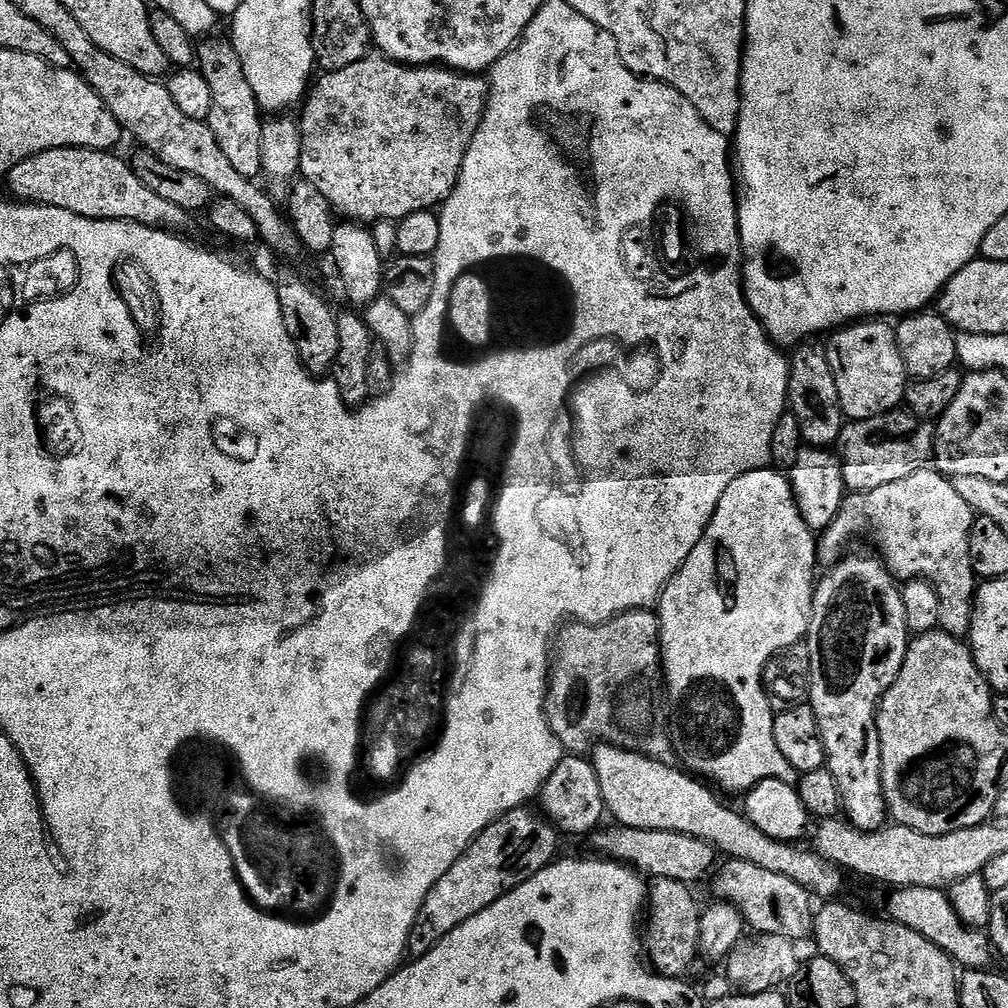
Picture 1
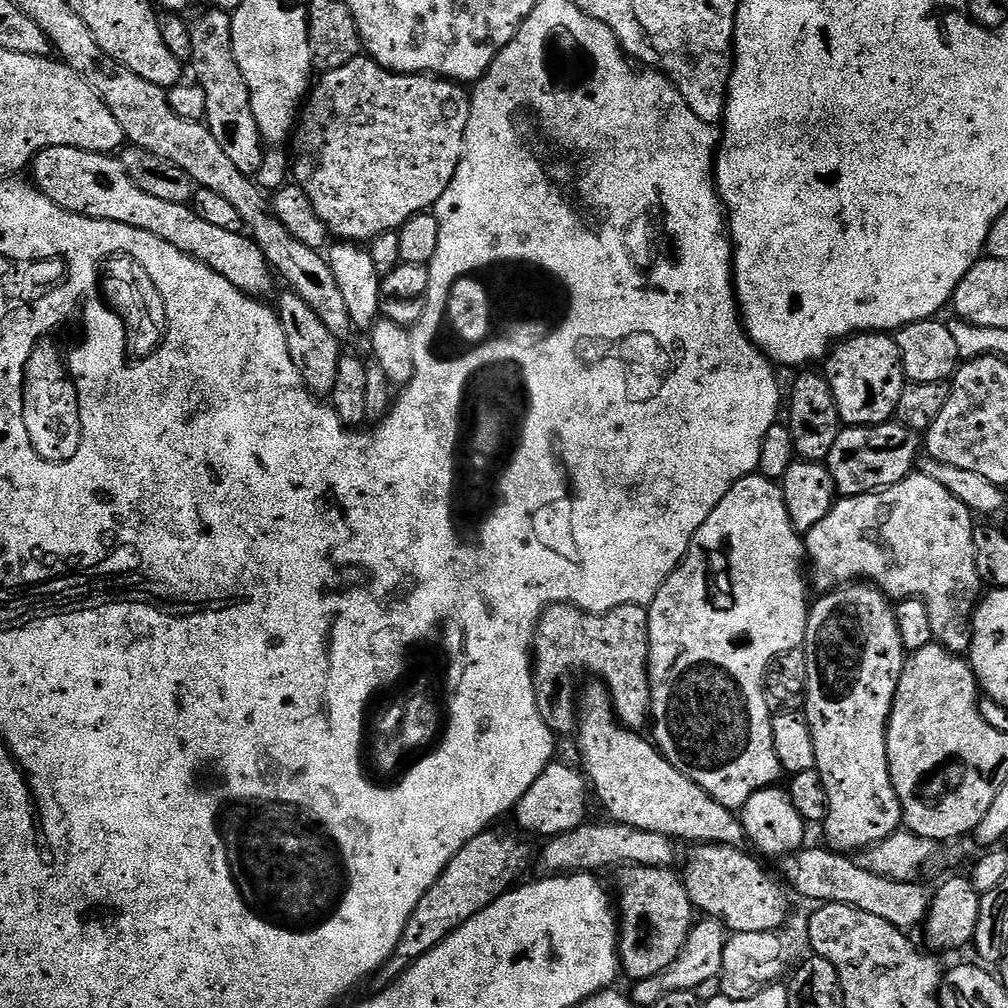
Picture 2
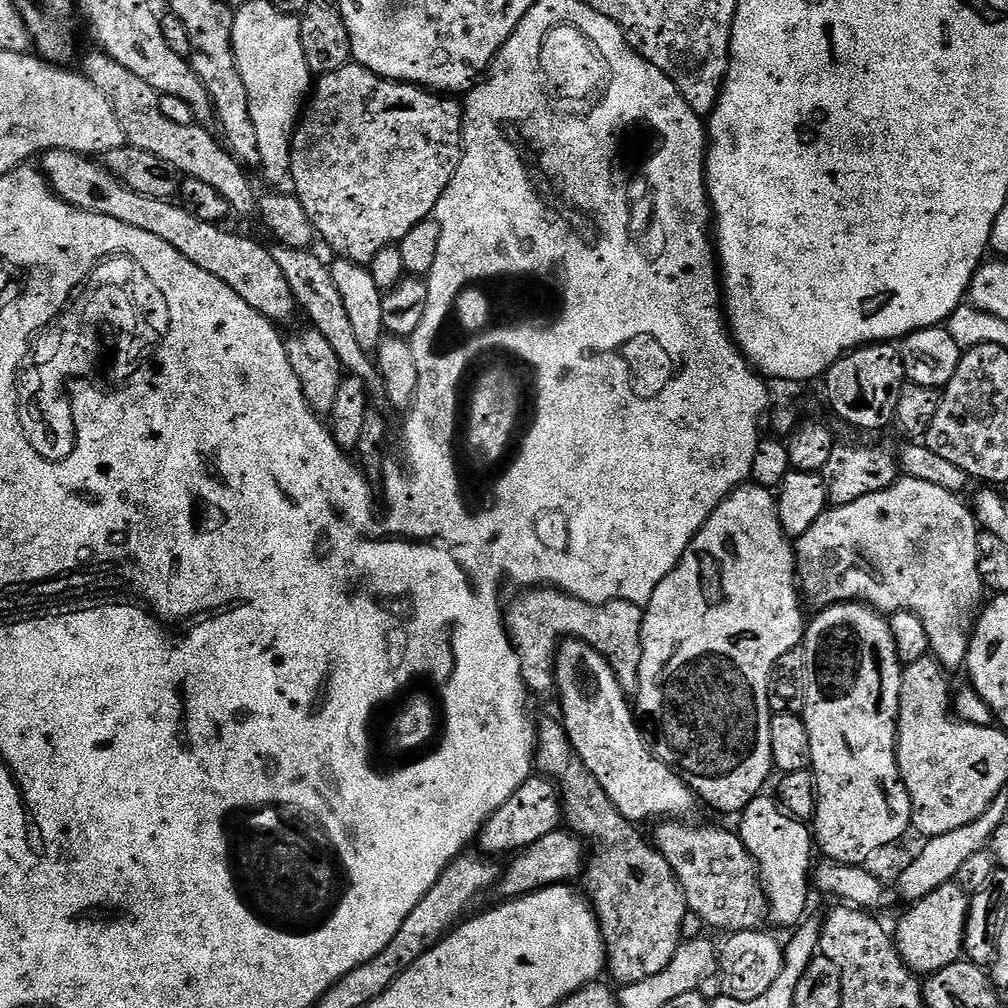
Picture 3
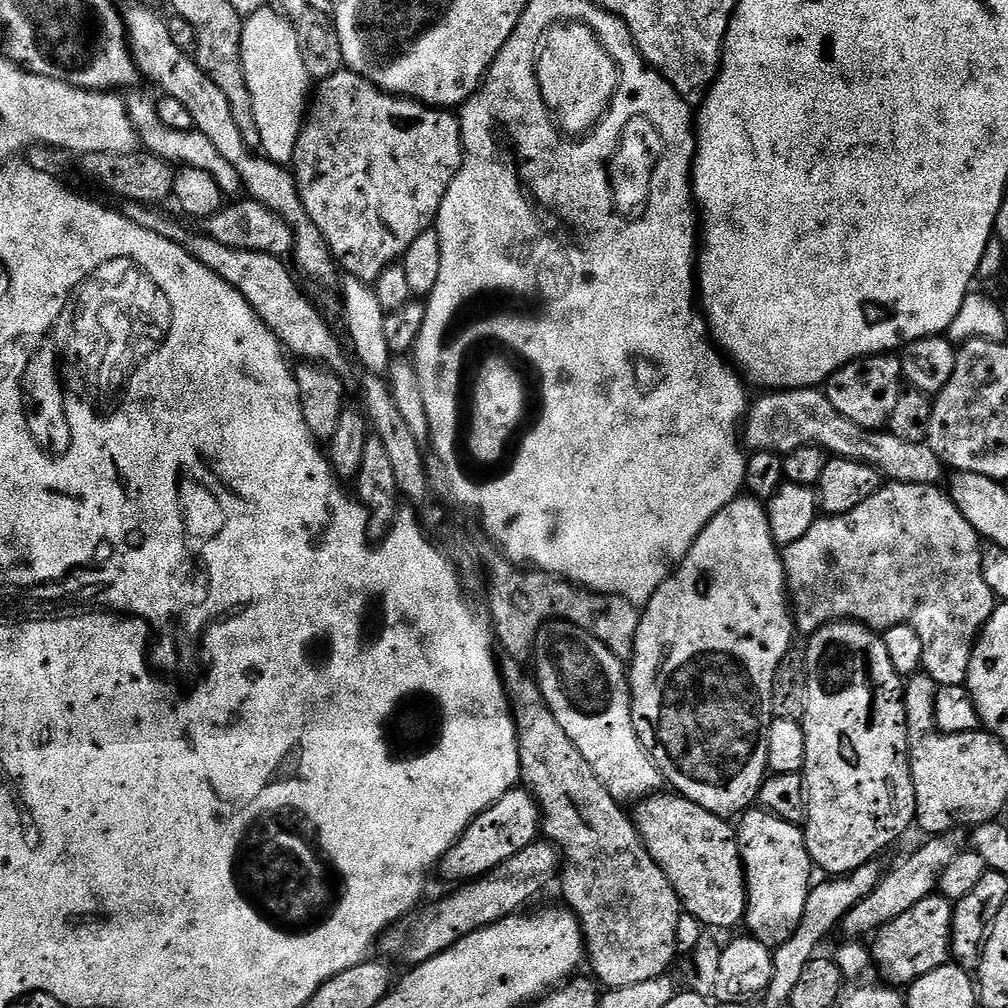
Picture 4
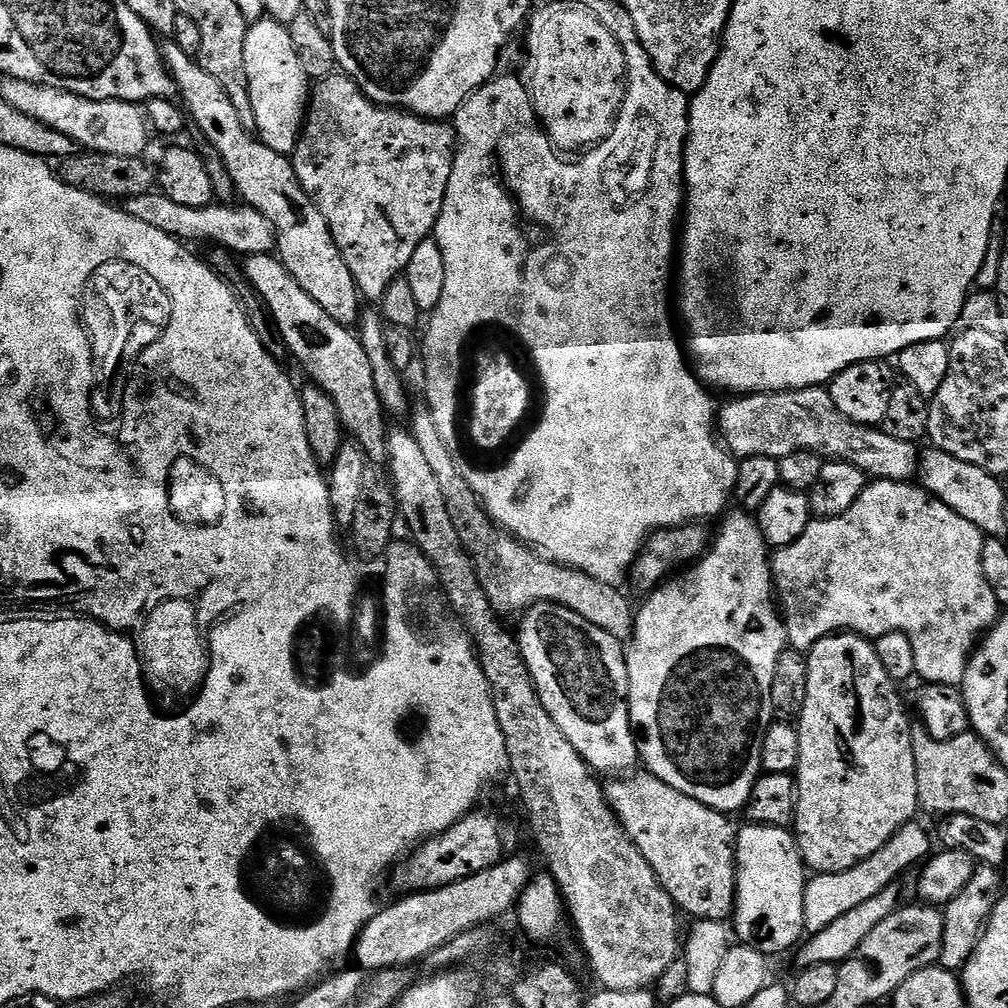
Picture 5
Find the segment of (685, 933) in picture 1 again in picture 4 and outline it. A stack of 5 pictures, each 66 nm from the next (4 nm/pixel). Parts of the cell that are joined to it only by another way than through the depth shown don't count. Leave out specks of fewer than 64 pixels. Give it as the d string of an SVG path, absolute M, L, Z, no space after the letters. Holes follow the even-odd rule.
M508 662L502 668L502 683L516 722L520 778L523 787L540 804L543 835L560 850L562 871L558 876L558 885L564 891L563 903L572 909L580 929L584 931L586 960L589 965L592 963L591 975L608 990L657 980L671 969L668 967L676 956L676 935L680 932L682 917L680 900L662 866L658 866L646 850L633 817L629 813L627 816L620 809L623 808L621 801L615 800L610 790L598 782L598 774L590 770L590 762L582 758L582 753L574 742L570 742L566 730L558 726L558 718L554 718L550 706L546 706L540 685L529 673L528 676L524 673L524 668L525 665L520 662Z

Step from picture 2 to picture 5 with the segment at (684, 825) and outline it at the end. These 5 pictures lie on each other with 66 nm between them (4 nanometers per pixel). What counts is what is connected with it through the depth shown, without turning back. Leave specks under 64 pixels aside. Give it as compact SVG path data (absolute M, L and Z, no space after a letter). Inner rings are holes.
M535 604L534 607L528 609L519 617L518 623L520 623L518 639L522 650L522 658L530 670L530 678L534 678L538 698L542 698L542 706L546 706L546 714L550 714L550 718L554 718L558 730L562 730L562 734L566 734L570 746L574 746L574 750L578 750L578 754L582 754L582 758L588 763L588 767L592 769L593 773L601 774L600 772L605 772L605 777L608 778L616 778L621 774L631 773L635 769L632 767L638 764L638 737L632 727L632 719L628 713L628 657L625 645L610 634L606 634L606 630L594 626L594 622L586 622L586 618L574 614L574 610L566 610L557 604Z

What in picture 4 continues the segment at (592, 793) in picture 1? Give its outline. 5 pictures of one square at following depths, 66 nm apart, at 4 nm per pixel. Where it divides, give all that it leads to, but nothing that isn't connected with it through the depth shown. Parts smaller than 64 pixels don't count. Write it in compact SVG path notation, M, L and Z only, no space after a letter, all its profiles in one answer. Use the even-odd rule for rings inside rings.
M523 786L511 788L502 794L502 798L498 798L496 804L492 804L482 814L478 814L474 822L470 822L468 829L460 835L460 841L445 853L438 865L438 872L455 882L475 880L506 862L506 858L514 858L518 850L526 850L526 846L533 844L541 832L542 817L538 801Z

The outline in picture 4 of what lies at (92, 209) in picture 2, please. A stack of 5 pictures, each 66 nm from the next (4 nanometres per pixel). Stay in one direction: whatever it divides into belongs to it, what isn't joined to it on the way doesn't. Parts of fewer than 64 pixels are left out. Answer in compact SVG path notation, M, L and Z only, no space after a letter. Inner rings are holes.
M147 204L123 205L122 211L130 222L138 222L145 230L154 230L154 234L162 234L162 238L170 238L170 242L183 244L184 249L194 257L202 266L206 266L214 274L218 274L230 286L234 286L250 302L252 309L259 314L262 322L271 330L289 353L292 352L304 362L323 364L333 372L343 373L348 360L344 357L344 348L340 345L338 337L332 333L330 325L324 321L324 316L304 297L302 289L296 285L292 277L293 269L287 268L285 261L278 256L271 256L269 252L251 252L238 248L227 248L222 242L216 242L207 234L195 236L184 224L171 220L164 212L156 212L155 207ZM292 271L292 272L291 272ZM292 351L292 352L291 352Z

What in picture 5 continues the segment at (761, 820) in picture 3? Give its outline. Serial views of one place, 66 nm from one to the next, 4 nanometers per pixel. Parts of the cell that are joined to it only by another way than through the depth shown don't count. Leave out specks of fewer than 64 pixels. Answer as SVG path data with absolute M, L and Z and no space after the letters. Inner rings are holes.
M751 822L745 823L745 825L745 828L741 827L736 834L736 906L734 909L736 932L734 928L734 936L741 945L748 945L758 952L763 952L768 958L774 958L779 952L790 951L789 953L791 953L793 949L801 943L802 937L805 935L803 924L803 892L806 883L806 875L804 876L804 872L806 873L806 865L800 853L800 848L796 845L796 837L789 829L779 828L778 826L766 826L765 824L754 824Z

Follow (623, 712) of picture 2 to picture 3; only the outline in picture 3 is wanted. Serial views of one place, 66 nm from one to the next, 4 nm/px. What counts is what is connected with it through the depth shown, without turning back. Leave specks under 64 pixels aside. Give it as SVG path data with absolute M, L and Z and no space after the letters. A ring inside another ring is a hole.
M537 586L521 591L521 596L506 608L506 627L512 645L516 648L520 663L520 677L524 679L524 687L533 697L541 696L548 700L557 695L556 690L556 650L565 638L585 640L591 648L598 650L610 662L618 682L624 691L632 694L640 686L640 663L642 662L642 622L644 608L634 602L611 600L605 604L591 604L582 598L574 598L551 586Z

